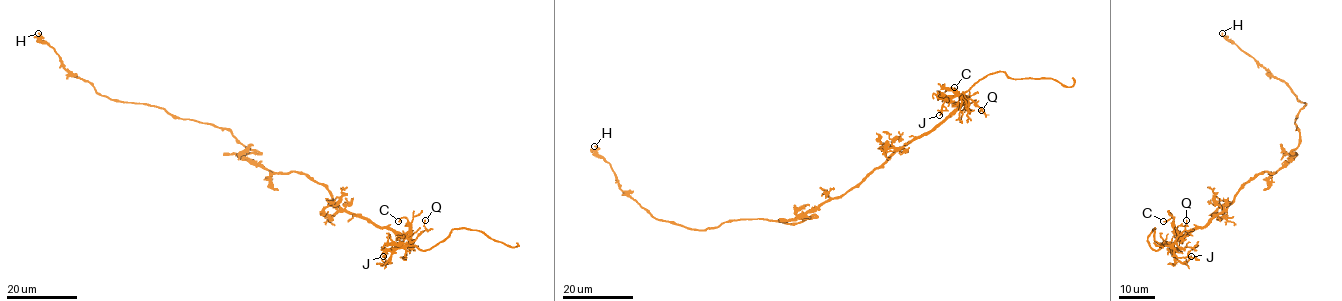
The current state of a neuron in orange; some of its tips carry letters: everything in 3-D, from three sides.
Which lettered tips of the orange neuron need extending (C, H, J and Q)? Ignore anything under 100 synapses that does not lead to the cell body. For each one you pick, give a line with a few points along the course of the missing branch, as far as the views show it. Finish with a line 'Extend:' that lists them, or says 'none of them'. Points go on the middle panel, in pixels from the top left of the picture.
Extend: none of them

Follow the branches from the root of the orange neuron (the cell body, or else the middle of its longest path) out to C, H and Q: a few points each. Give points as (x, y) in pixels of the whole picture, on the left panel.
C: (271, 170), (305, 173), (322, 184), (345, 210), (407, 236), (408, 219), (402, 217), (398, 221)
H: (271, 170), (252, 164), (244, 156), (255, 152), (225, 129), (99, 95), (64, 67), (38, 33)
Q: (271, 170), (306, 174), (322, 184), (345, 210), (379, 226), (388, 226), (411, 241), (426, 229), (425, 220)

